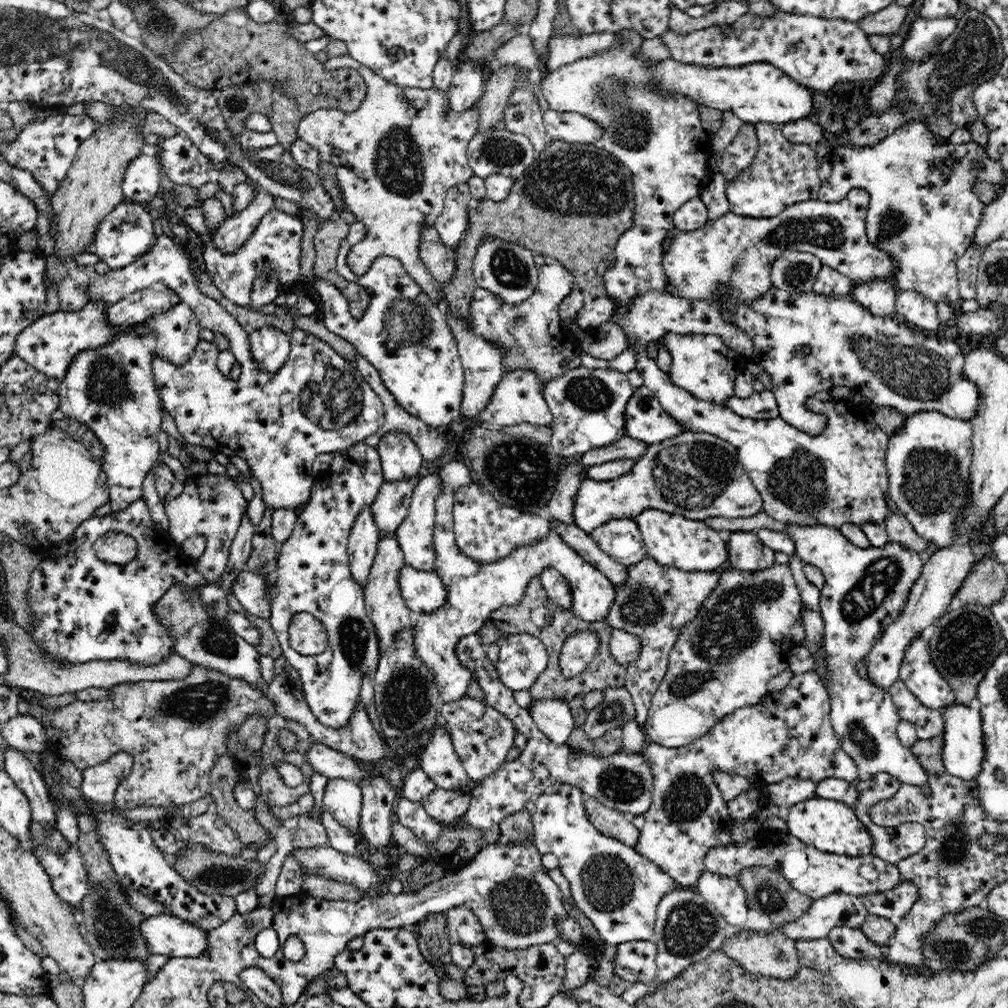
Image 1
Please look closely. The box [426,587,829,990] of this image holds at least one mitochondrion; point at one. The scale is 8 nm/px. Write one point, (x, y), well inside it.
(517, 903)

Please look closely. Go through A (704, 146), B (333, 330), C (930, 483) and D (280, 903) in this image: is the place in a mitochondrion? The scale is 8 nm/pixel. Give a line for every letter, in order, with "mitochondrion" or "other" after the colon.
A: other
B: other
C: mitochondrion
D: other

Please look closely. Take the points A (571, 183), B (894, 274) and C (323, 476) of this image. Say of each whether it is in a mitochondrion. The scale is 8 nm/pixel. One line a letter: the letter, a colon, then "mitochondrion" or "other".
A: mitochondrion
B: other
C: other

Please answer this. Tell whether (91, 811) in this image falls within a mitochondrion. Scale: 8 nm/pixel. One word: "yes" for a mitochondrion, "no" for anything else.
no

